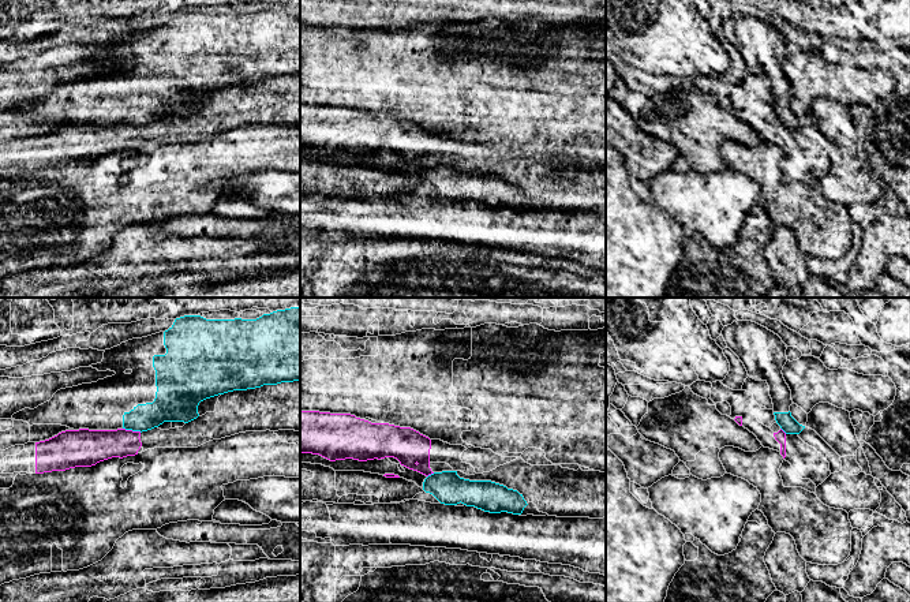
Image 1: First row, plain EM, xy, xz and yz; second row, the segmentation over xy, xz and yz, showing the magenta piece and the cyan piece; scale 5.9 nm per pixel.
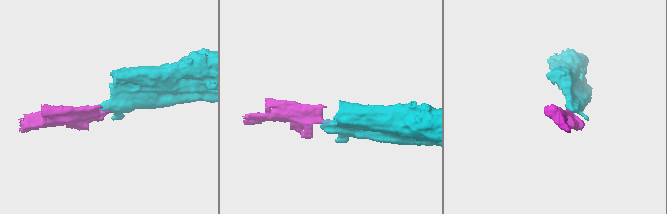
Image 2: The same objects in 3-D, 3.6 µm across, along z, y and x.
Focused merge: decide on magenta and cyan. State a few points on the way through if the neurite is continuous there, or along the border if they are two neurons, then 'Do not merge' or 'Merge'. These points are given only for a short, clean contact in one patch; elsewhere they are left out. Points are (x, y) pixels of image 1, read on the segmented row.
Boundary: xy (123, 427), (141, 432). Do not merge

